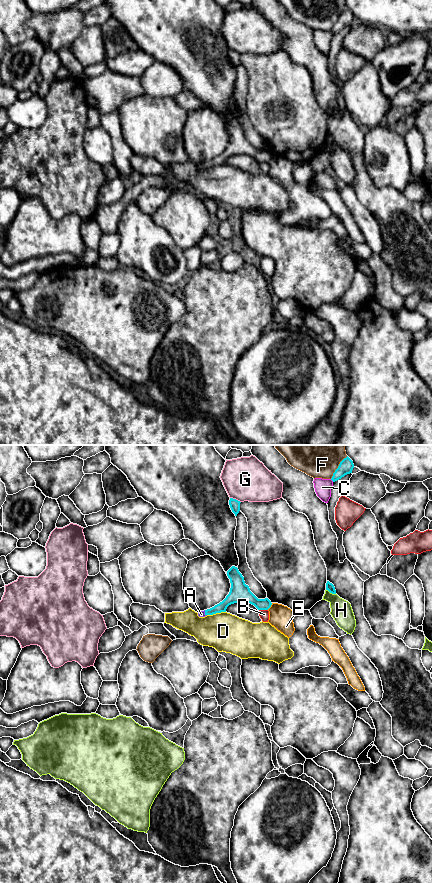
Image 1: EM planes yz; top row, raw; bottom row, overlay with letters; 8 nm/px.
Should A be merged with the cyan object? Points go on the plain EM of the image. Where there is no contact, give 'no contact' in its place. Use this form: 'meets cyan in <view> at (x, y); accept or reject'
meets cyan in yz at (205, 165); accept

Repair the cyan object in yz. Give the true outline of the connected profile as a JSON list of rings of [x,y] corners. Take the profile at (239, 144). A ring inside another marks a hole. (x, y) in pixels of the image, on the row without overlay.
[[[232,118],[227,123],[227,128],[231,135],[229,146],[219,156],[210,161],[199,164],[199,169],[226,164],[226,161],[229,157],[240,154],[250,155],[254,157],[258,162],[268,162],[271,159],[272,155],[268,150],[258,151],[250,143],[249,138],[245,136],[244,129],[239,124],[237,119]]]

